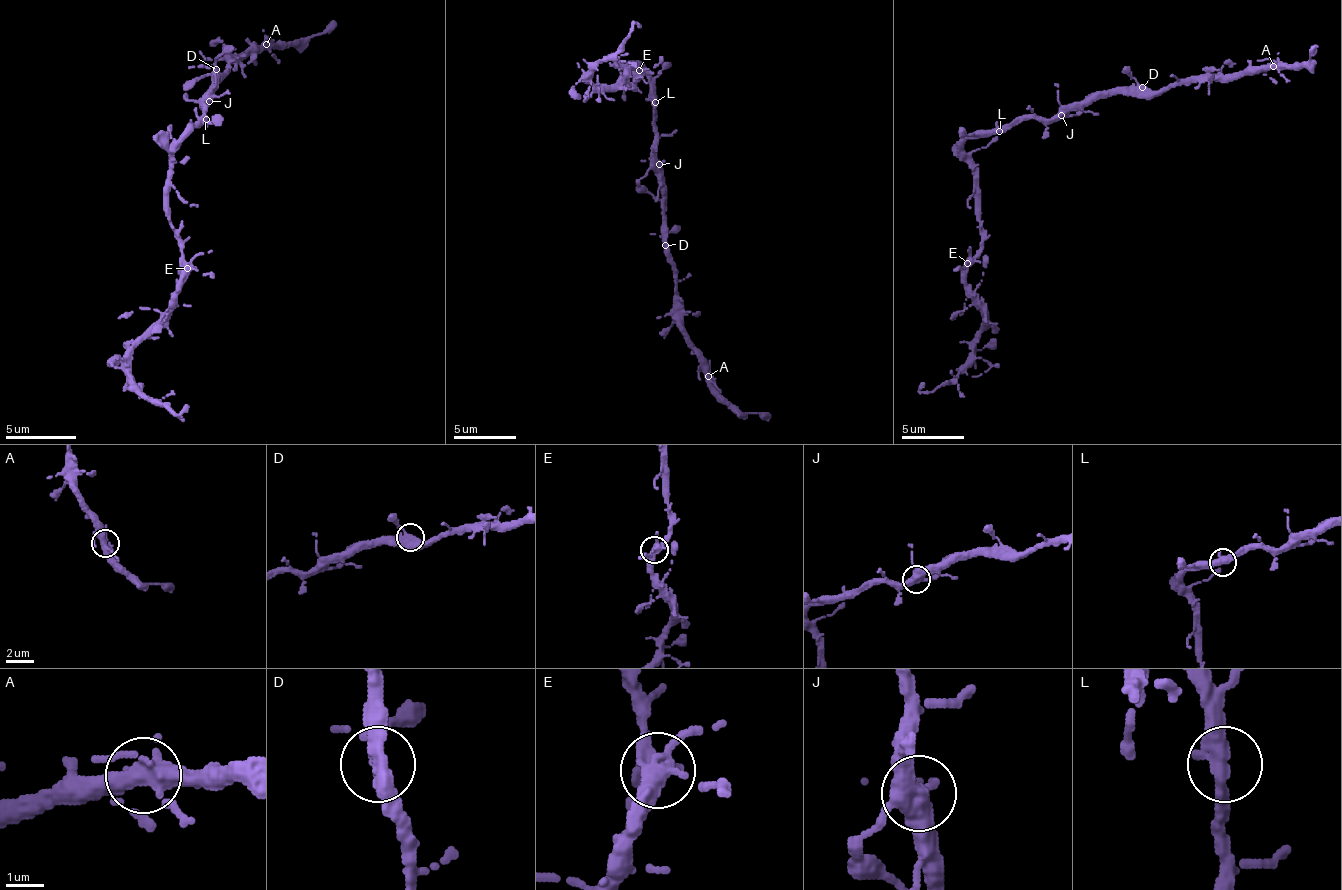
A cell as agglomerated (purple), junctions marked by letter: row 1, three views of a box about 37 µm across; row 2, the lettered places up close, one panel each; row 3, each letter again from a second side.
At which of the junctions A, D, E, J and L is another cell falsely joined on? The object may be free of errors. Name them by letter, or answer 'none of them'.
none of them

